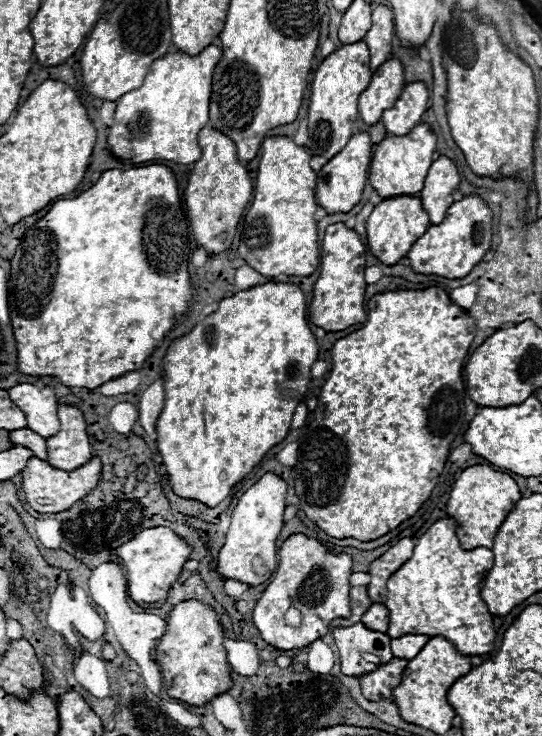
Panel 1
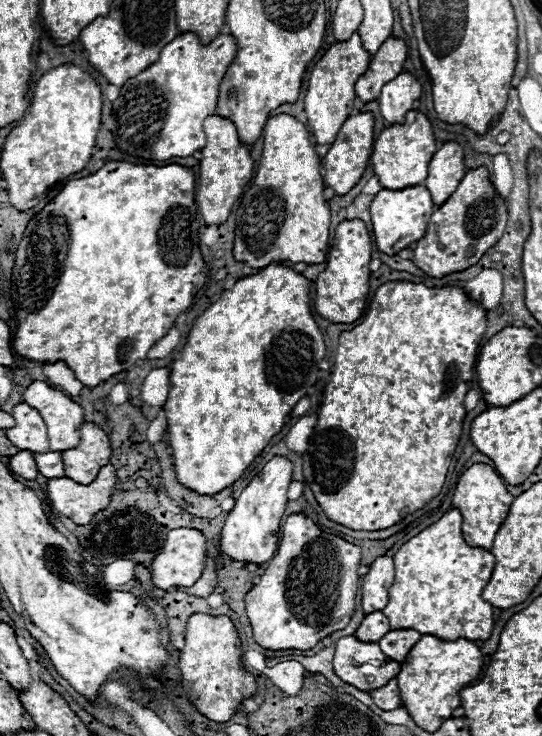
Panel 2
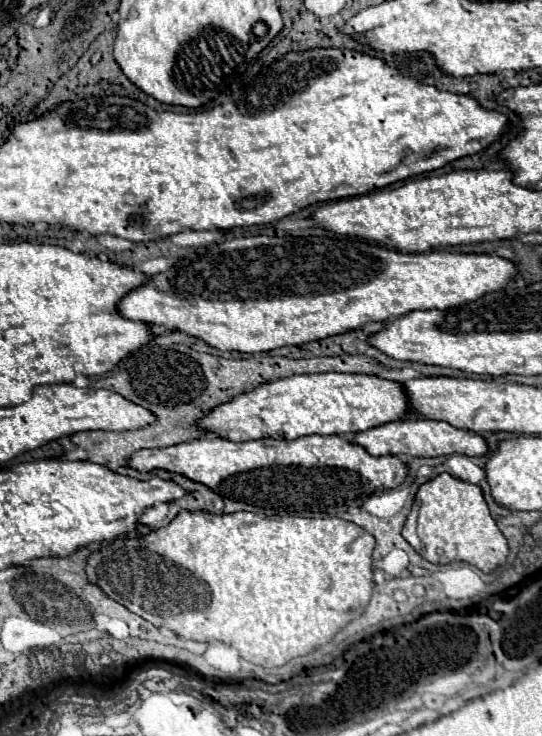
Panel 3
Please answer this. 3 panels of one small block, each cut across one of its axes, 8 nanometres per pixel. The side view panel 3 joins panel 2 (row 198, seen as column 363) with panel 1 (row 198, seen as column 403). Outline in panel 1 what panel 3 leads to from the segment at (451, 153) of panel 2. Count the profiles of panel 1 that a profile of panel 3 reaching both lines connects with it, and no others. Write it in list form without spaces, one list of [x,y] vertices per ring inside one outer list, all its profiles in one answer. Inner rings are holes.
[[[440,156],[438,160],[432,162],[426,174],[424,188],[418,194],[432,224],[440,224],[444,220],[446,210],[456,198],[458,184],[460,184],[460,174],[456,164],[450,158]]]

